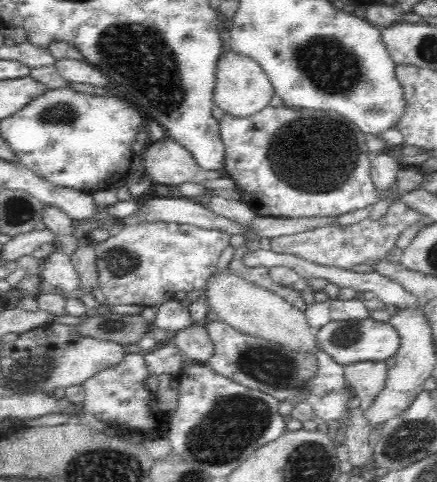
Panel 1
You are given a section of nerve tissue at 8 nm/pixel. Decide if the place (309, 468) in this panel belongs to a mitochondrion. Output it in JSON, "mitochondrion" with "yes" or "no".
{"mitochondrion":"yes"}

